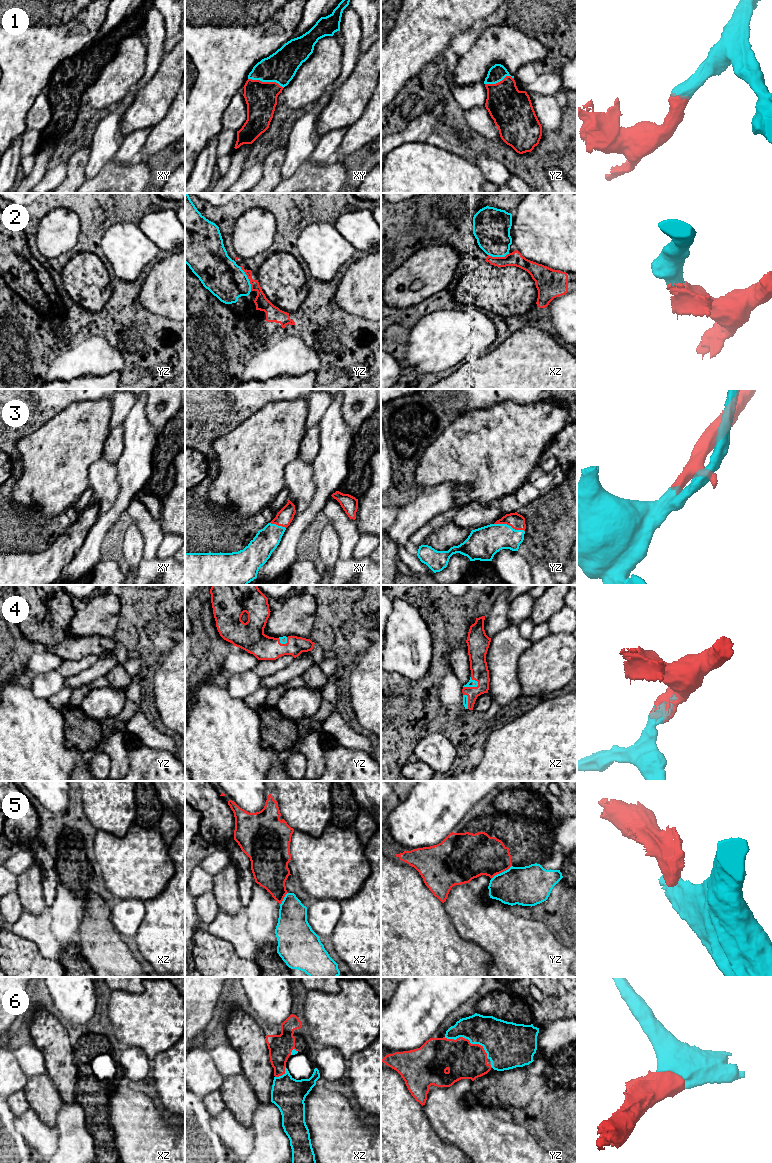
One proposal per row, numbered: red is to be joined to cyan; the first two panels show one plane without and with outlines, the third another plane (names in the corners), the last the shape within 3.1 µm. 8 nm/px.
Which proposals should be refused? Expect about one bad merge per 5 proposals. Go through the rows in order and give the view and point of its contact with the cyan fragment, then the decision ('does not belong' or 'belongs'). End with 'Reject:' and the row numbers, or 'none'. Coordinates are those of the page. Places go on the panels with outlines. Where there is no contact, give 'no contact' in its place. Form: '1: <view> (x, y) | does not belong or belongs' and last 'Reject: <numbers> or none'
1: xy (266, 81) | belongs
2: yz (247, 278) | belongs
3: yz (508, 525) | belongs
4: xz (471, 686) | belongs
5: yz (502, 872) | does not belong
6: yz (469, 1040) | belongs
Reject: 5

